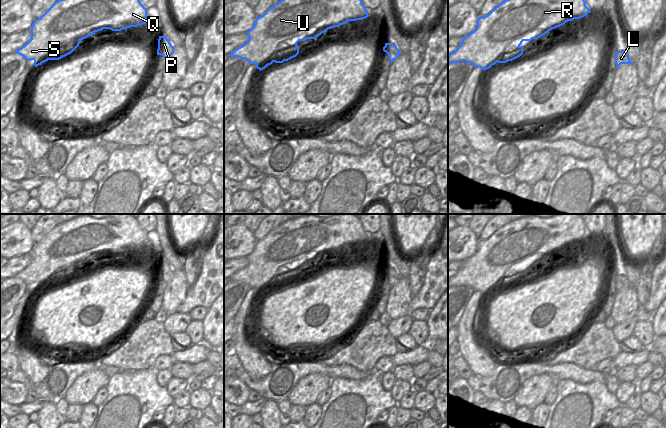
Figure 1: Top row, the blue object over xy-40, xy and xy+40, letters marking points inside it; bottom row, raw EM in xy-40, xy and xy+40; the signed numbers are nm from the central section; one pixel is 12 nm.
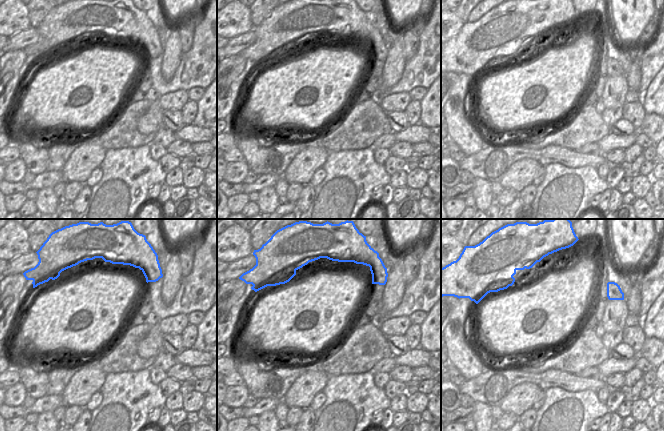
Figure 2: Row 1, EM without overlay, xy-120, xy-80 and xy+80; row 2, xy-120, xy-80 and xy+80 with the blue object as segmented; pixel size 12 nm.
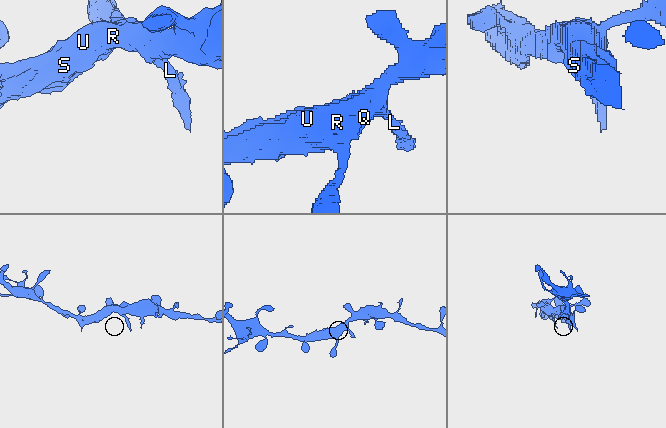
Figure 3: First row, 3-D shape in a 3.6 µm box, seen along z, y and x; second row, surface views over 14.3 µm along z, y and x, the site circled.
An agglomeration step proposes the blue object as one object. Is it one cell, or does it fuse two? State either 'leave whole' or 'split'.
leave whole

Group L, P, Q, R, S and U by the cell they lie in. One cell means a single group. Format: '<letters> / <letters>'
L P Q R S U

